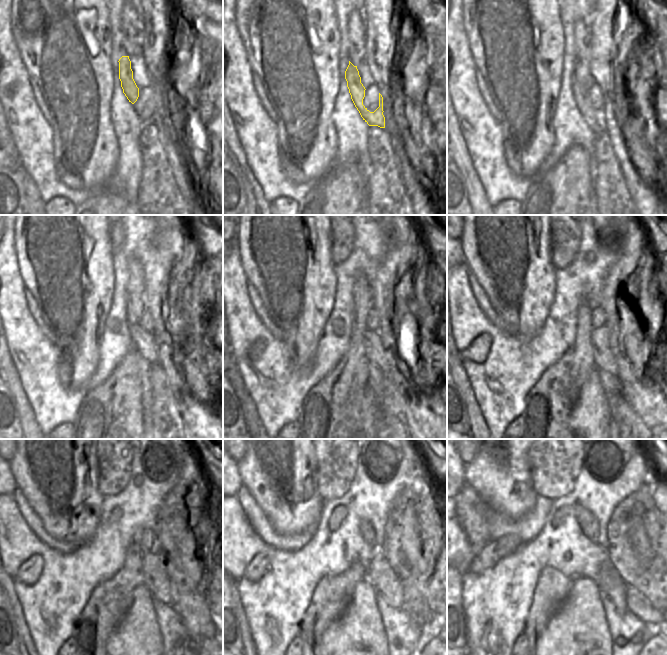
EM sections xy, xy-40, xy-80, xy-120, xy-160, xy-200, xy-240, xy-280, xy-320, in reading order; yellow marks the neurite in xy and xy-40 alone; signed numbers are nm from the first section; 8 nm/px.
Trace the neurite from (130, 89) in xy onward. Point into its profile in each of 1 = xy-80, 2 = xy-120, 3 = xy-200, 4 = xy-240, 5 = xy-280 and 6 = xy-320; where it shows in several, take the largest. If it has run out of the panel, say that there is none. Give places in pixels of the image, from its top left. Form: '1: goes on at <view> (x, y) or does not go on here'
1: goes on at xy-80 (595, 119)
2: goes on at xy-120 (144, 342)
3: goes on at xy-200 (602, 354)
4: goes on at xy-240 (155, 577)
5: goes on at xy-280 (380, 574)
6: goes on at xy-320 (609, 581)

